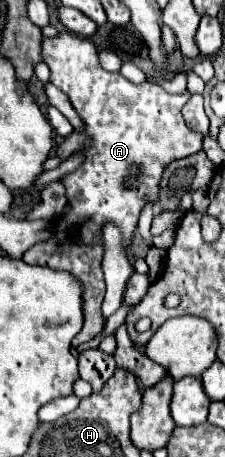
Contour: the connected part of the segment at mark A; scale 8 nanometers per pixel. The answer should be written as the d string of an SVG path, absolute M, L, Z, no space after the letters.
M61 32L55 38L43 38L41 58L51 70L51 82L69 96L73 108L85 122L85 134L71 132L59 146L57 154L65 160L73 150L85 148L87 158L79 170L61 178L71 212L57 220L53 238L29 248L23 260L27 264L47 266L53 270L67 270L83 282L85 324L81 334L73 340L73 346L77 348L101 334L105 326L105 318L101 316L101 300L105 296L101 270L101 224L105 220L113 220L121 228L123 244L127 246L147 198L157 202L163 168L177 158L199 152L205 136L187 128L181 116L181 108L189 100L189 92L169 94L153 82L135 86L121 74L105 72L99 64L97 48L87 38L67 32Z

